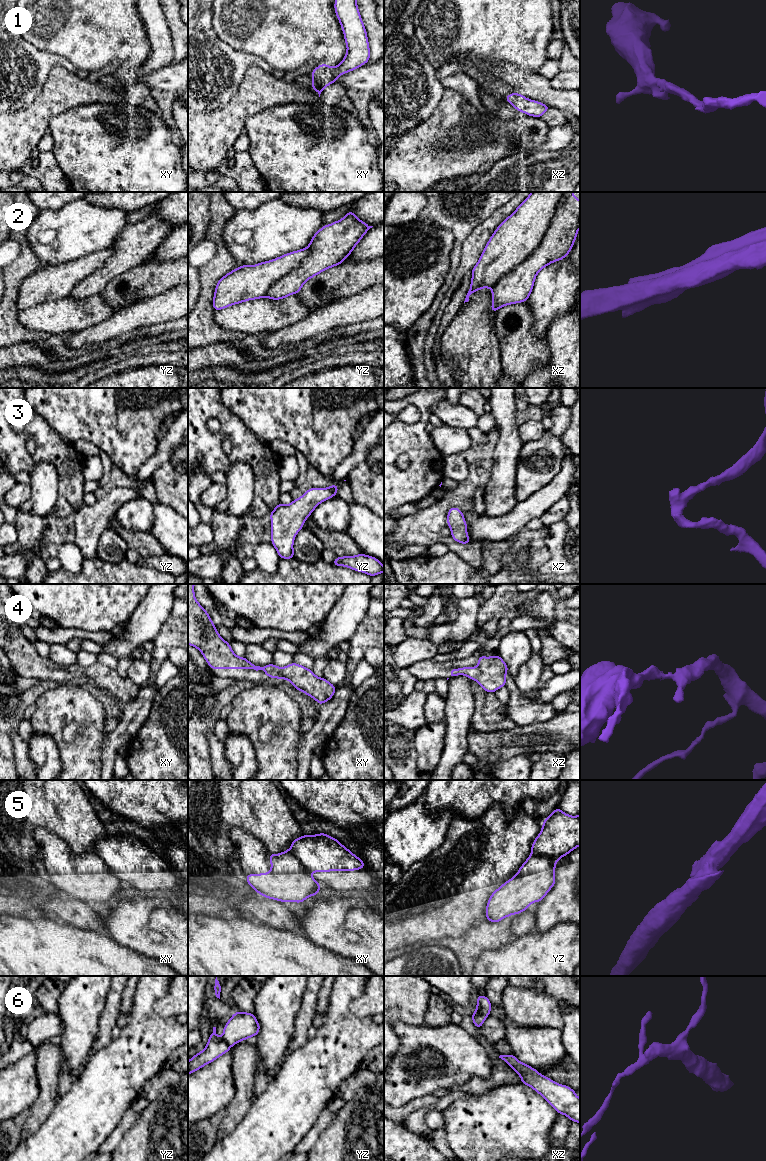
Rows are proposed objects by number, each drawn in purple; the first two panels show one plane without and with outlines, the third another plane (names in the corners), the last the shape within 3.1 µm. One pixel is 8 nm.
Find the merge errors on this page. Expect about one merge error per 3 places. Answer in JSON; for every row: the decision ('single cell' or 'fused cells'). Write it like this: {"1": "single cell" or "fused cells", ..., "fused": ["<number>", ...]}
{"1": "single cell", "2": "fused cells", "3": "single cell", "4": "single cell", "5": "fused cells", "6": "fused cells", "fused": ["2", "5", "6"]}

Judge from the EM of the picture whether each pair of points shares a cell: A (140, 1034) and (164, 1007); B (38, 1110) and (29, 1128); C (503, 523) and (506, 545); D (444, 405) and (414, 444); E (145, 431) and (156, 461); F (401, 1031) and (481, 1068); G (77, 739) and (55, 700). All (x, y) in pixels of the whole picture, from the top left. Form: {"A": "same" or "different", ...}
{"A": "different", "B": "same", "C": "different", "D": "different", "E": "different", "F": "same", "G": "same"}

